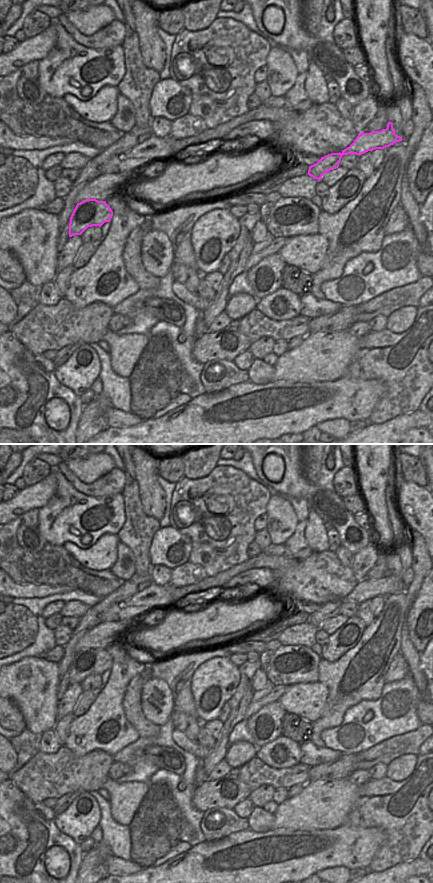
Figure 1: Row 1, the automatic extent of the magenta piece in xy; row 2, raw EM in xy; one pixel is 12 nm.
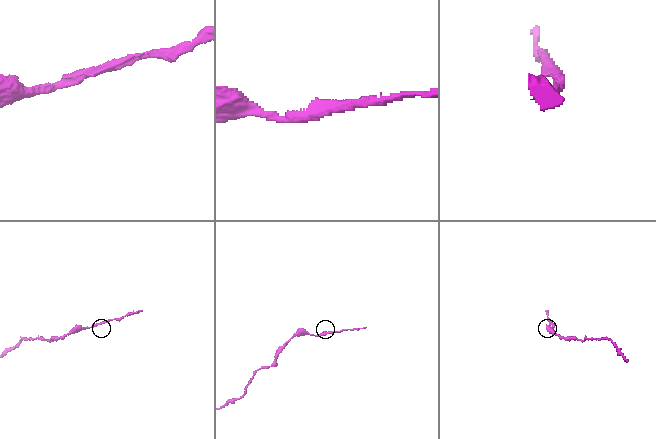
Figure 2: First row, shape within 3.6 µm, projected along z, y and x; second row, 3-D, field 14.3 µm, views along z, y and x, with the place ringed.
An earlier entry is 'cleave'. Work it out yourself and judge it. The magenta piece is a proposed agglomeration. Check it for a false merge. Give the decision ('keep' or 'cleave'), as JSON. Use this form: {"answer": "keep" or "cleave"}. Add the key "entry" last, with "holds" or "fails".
{"answer": "keep", "entry": "fails"}

